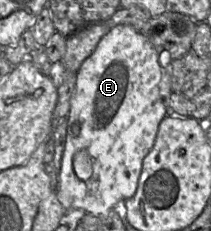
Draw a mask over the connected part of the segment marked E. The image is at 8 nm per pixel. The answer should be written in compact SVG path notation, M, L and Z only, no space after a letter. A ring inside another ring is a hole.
M129 25L111 27L76 74L57 190L58 201L66 211L82 209L87 214L106 214L118 202L134 196L142 161L152 149L159 124L167 115L171 93L171 75L168 66L161 64L158 52L147 38ZM78 152L86 153L91 162L92 176L89 180L79 179L74 172L73 158Z

